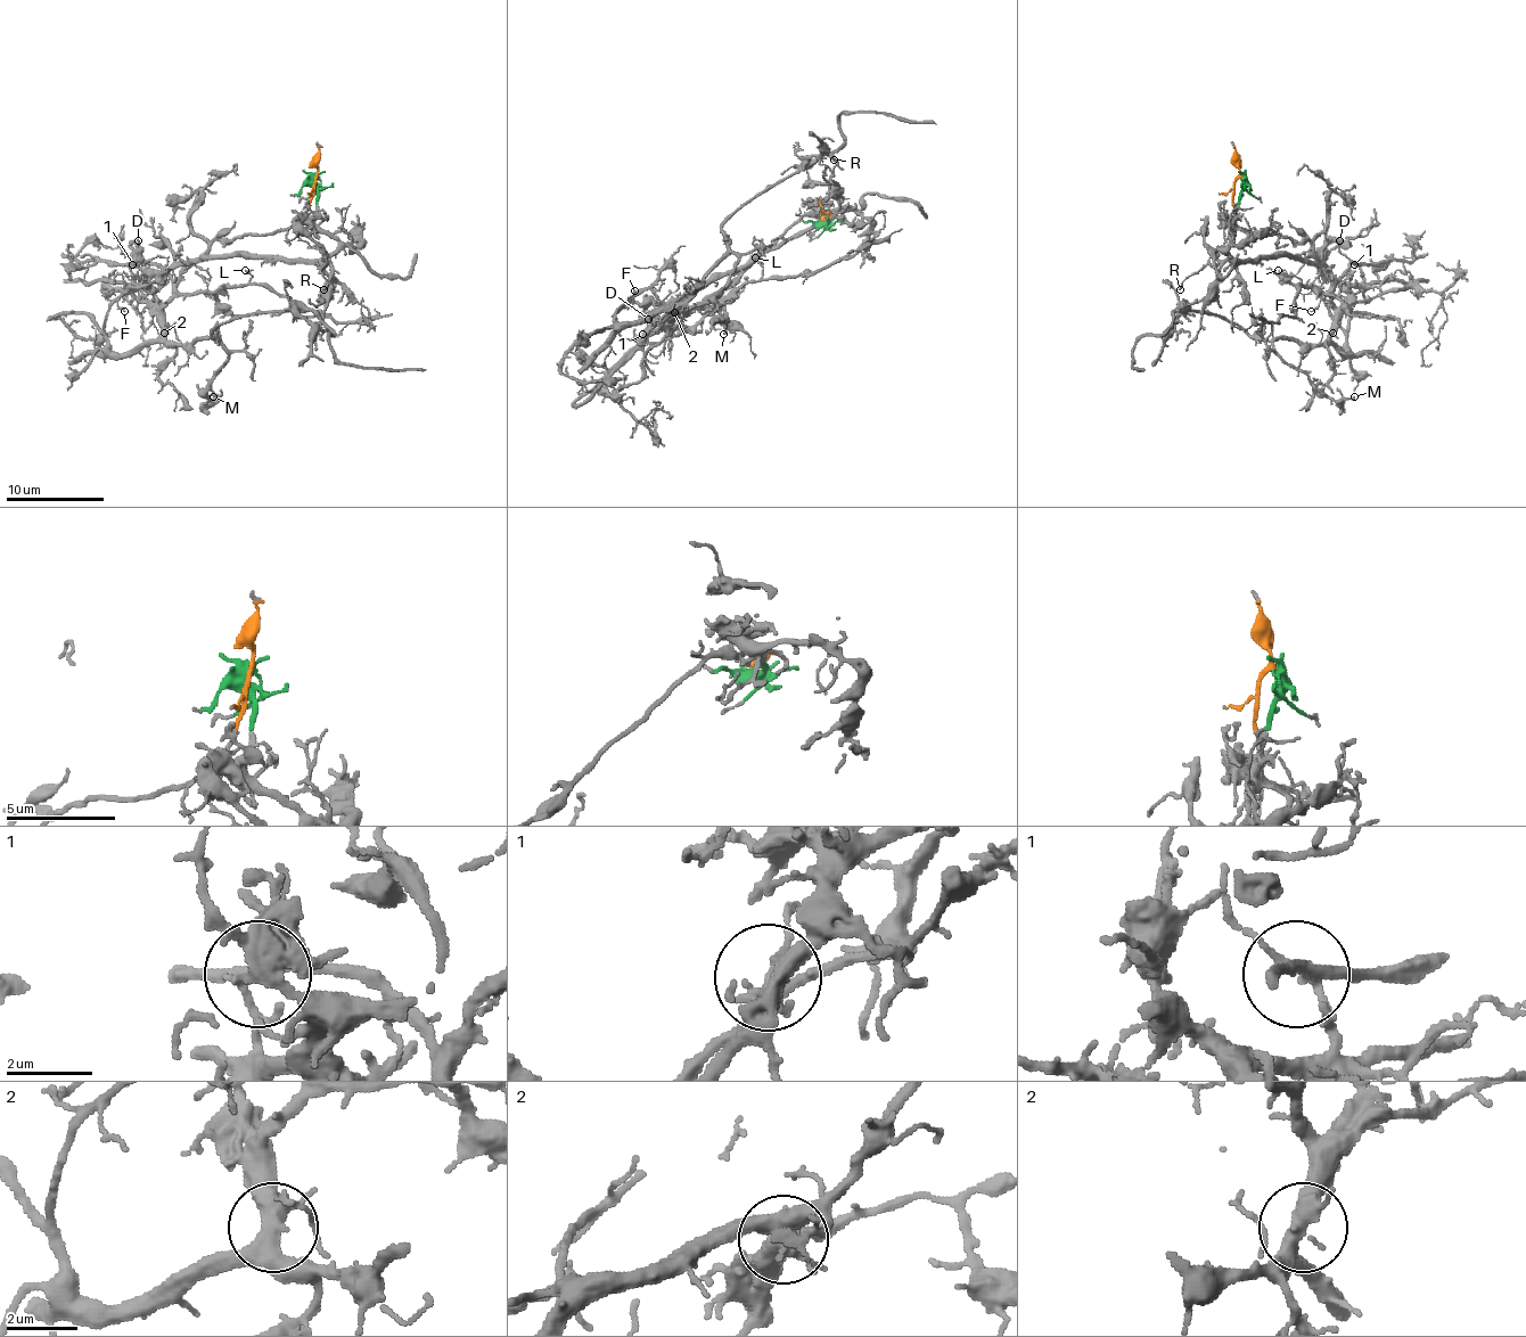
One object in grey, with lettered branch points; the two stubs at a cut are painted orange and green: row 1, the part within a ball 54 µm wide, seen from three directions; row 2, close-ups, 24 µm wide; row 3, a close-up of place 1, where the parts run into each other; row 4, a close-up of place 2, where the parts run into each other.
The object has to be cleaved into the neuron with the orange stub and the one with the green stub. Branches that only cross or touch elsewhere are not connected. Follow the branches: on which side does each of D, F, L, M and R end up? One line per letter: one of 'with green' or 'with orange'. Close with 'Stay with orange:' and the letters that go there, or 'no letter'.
D: with green
F: with orange
L: with orange
M: with orange
R: with green
Stay with orange: F, L, M

